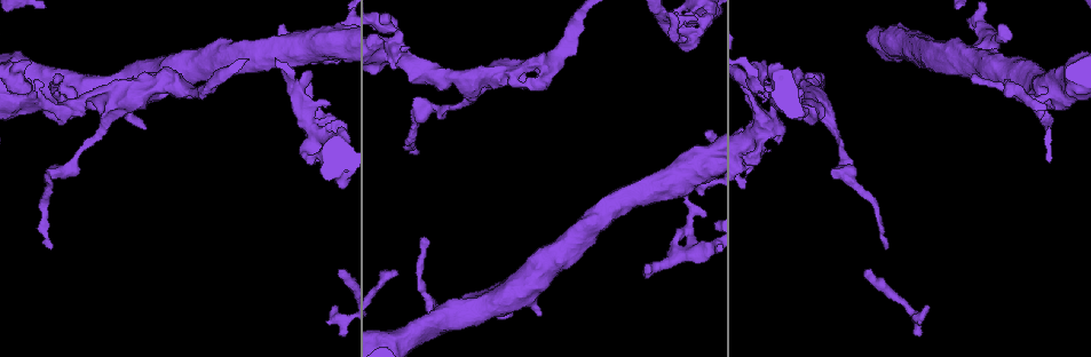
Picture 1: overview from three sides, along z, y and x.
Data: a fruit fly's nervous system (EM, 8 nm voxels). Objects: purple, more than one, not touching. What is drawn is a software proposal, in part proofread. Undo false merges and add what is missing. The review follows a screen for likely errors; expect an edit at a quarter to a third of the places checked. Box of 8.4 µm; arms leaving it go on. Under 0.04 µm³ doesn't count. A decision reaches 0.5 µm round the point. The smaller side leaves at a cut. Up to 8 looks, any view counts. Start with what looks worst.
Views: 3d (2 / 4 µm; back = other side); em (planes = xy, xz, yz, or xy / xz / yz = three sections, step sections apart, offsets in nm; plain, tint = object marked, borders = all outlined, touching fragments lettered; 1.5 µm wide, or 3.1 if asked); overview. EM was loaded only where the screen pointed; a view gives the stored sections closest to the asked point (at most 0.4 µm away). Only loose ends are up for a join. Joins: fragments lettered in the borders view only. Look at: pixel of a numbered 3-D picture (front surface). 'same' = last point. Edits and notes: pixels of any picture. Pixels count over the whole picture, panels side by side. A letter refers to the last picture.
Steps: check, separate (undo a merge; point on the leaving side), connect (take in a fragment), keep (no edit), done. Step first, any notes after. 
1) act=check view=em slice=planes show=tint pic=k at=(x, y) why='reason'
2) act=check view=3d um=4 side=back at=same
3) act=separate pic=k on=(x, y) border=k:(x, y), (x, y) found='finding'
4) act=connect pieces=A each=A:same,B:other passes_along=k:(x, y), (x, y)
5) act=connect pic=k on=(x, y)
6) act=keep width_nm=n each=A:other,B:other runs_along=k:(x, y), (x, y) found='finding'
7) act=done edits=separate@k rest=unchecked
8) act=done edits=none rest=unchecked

act=check view=em slice=planes show=borders pic=1 at=(51, 249) why='end of a long branch'

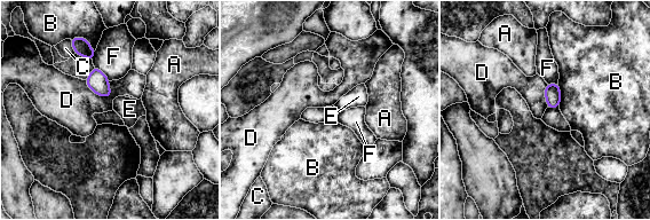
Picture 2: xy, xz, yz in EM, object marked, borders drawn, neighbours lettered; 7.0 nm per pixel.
act=keep each=A:other,B:other,C:other,D:other,E:other,F:other border=2:(85, 80), (95, 93), (111, 95) found='none of them fits'

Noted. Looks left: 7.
act=check view=3d um=4 pic=1 at=(423, 238) why='tapers out'

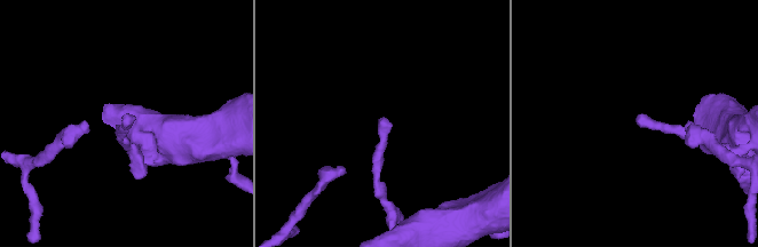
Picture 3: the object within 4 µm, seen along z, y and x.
act=check view=em slice=planes show=borders pic=3 at=(128, 116)

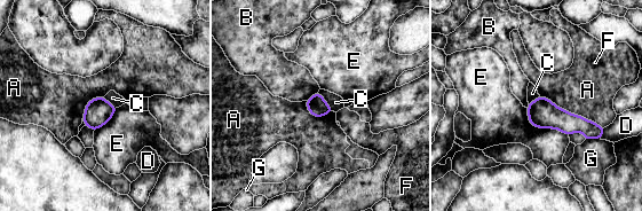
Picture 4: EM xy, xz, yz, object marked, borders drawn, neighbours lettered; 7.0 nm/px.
act=keep width_nm=130 each=A:other,B:other,C:other,D:other,E:other,F:other,G:other runs_along=4:(530, 108), (599, 134) found='none of them fits'

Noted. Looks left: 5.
act=check view=3d um=4 pic=1 at=(764, 93) why='touches itself'

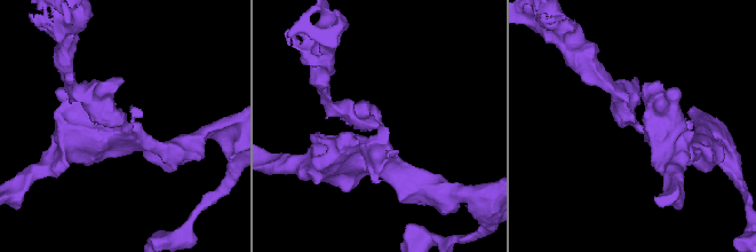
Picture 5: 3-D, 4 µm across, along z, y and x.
act=check view=em slice=planes show=borders pic=5 at=(638, 123) why='now the EM'

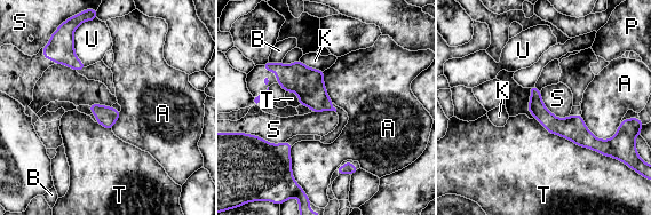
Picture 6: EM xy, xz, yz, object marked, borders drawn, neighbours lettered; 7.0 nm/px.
act=keep each=A:other,B:other,K:other,P:other,S:other,T:other,U:other found='one neuron here'

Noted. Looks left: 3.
act=done edits=none rest=unchecked

